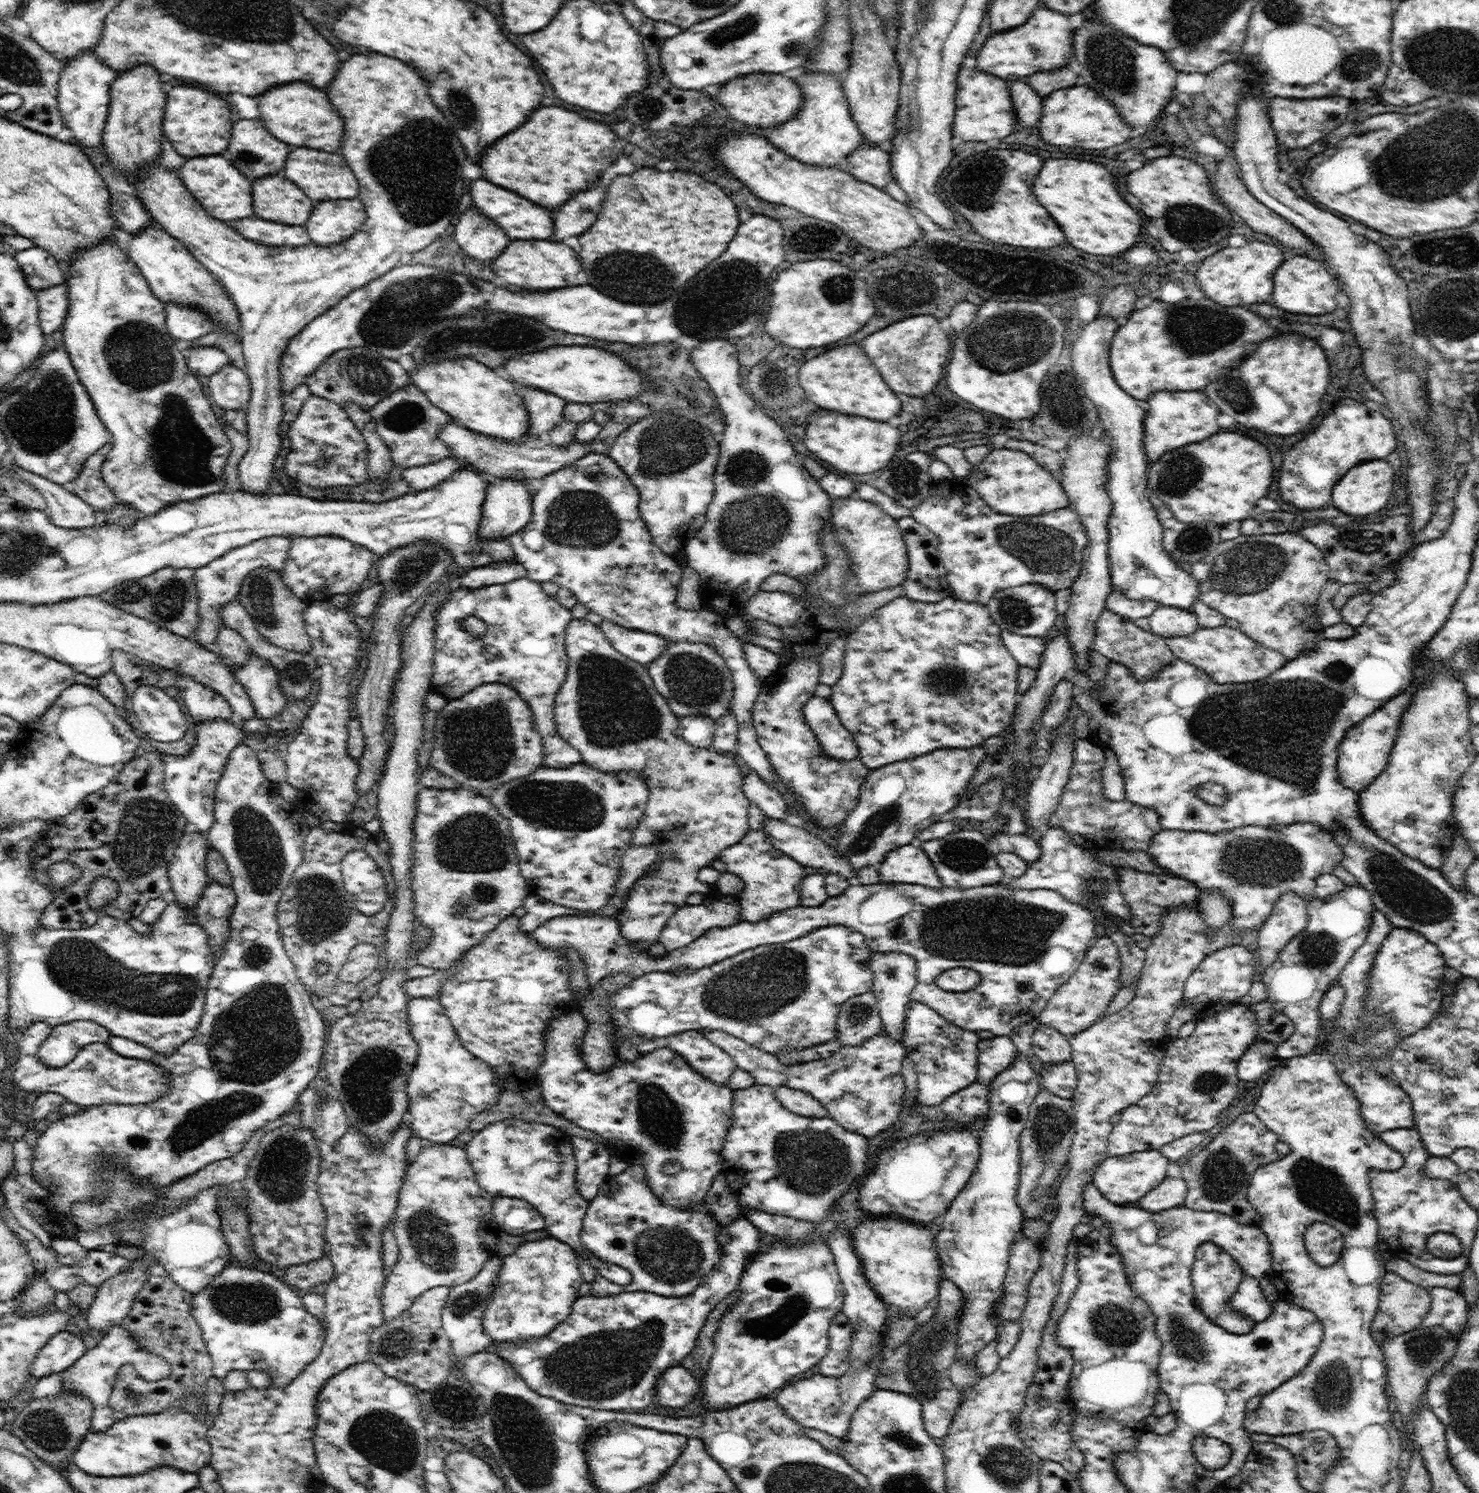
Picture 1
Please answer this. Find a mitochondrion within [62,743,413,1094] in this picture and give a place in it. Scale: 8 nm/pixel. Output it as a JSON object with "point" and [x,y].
{"point":[149,828]}

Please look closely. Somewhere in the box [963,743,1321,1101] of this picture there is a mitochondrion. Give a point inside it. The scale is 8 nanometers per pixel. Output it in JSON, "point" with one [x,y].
{"point":[1246,862]}

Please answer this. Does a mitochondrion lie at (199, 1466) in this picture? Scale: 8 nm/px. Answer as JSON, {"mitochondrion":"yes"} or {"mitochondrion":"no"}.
{"mitochondrion":"no"}

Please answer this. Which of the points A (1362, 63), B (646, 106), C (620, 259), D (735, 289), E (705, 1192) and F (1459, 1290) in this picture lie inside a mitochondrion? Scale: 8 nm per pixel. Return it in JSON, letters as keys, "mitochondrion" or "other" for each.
{"A":"mitochondrion","B":"mitochondrion","C":"mitochondrion","D":"mitochondrion","E":"other","F":"other"}

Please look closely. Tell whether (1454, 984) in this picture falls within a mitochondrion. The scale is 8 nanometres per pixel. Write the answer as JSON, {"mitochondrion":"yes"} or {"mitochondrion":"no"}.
{"mitochondrion":"no"}

